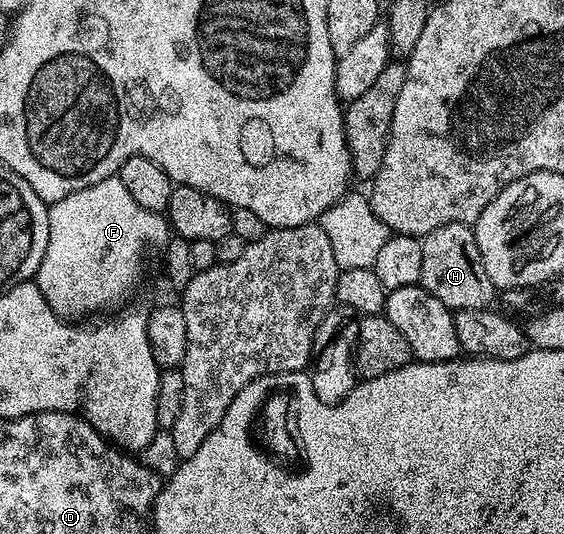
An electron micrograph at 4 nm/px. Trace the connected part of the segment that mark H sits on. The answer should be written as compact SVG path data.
M464 222L443 224L435 232L421 239L423 248L423 272L419 285L431 296L443 300L451 311L483 310L494 305L495 287L487 268L483 268L483 256L479 256L479 244L473 235L473 226Z

